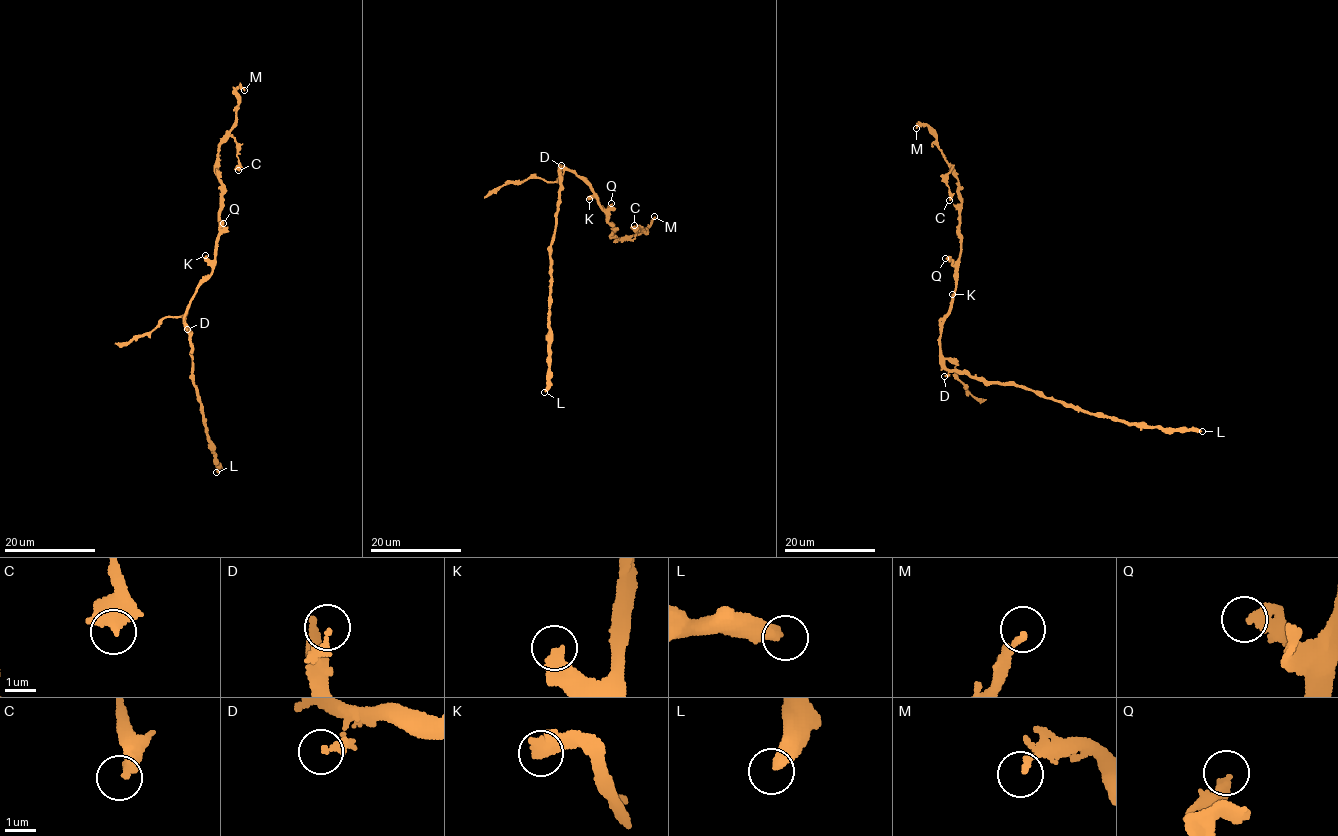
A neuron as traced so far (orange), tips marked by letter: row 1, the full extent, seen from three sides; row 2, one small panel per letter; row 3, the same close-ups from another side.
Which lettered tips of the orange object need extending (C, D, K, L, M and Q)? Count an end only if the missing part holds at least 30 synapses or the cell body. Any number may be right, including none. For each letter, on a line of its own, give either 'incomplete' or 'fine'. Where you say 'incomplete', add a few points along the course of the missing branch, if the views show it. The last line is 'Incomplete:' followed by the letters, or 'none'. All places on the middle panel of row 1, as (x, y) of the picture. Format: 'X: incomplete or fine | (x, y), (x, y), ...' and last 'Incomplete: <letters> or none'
C: fine
D: fine
K: fine
L: fine
M: fine
Q: fine
Incomplete: none

